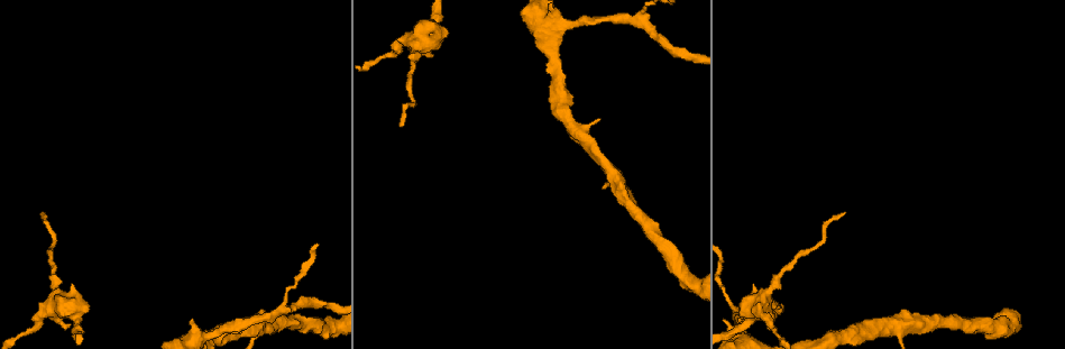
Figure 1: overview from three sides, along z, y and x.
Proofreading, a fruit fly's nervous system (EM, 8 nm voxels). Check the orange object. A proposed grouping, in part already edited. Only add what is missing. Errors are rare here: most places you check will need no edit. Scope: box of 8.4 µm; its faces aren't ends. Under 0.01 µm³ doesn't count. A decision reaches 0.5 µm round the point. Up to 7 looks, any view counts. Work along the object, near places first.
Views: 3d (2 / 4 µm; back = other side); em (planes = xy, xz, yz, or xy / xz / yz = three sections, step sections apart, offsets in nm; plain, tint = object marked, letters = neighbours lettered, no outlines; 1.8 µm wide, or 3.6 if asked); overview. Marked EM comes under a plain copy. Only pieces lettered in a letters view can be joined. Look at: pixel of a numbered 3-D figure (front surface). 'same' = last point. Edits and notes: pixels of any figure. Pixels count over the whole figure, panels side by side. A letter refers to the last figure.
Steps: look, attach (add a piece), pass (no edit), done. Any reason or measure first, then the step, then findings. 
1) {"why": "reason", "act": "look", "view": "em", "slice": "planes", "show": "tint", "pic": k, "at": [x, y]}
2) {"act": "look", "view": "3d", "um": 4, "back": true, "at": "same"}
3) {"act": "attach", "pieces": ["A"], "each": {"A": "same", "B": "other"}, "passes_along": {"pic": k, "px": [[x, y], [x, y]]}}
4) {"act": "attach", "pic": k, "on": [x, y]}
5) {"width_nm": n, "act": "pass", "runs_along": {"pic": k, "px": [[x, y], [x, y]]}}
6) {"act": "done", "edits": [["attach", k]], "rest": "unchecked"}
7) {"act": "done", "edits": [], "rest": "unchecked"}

{"why": "thick turns thin", "act": "look", "view": "em", "um": 3.6, "slice": "yz", "step": 4, "show": "tint", "pic": 1, "at": [782, 272]}

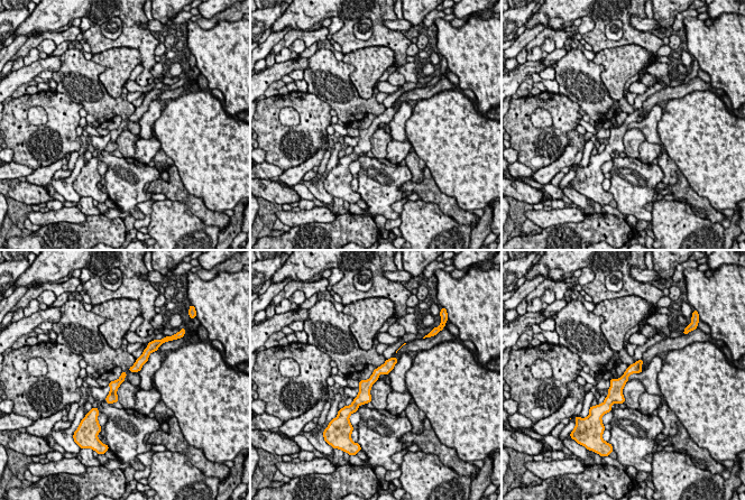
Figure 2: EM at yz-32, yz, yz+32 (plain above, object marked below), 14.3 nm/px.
{"why": "cut it another way", "act": "look", "view": "em", "um": 3.6, "slice": "xz", "step": 8, "show": "letters", "at": "same"}

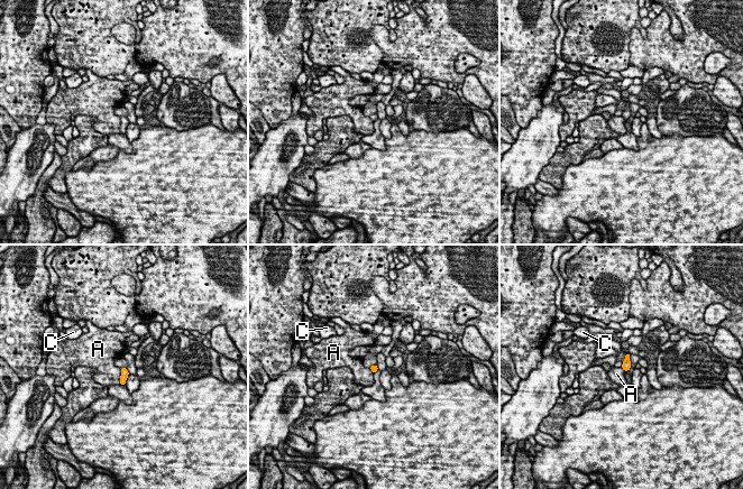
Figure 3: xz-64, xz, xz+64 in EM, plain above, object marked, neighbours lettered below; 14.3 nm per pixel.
{"act": "pass", "each": {"A": "other", "C": "other"}, "border": {"pic": 3, "px": [[119, 368], [120, 384]]}, "found": "none of them fits"}

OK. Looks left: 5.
{"why": "branch stops here", "act": "look", "view": "3d", "um": 4, "pic": 1, "at": [839, 329]}

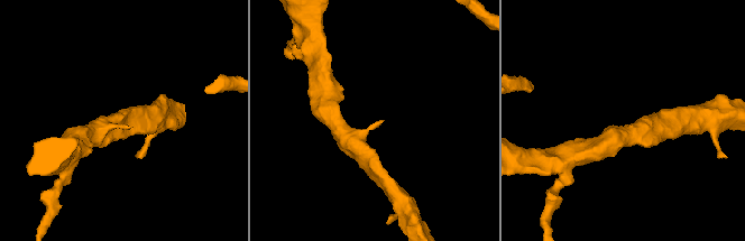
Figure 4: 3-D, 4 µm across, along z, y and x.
{"act": "look", "view": "em", "slice": "planes", "show": "letters", "pic": 4, "at": [380, 120]}

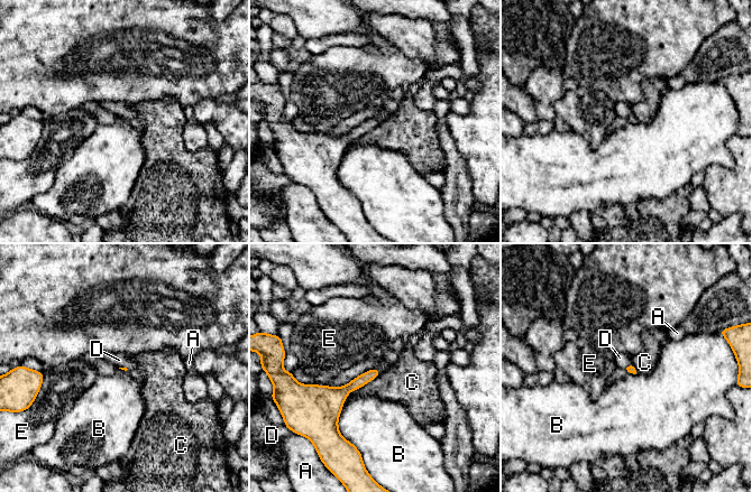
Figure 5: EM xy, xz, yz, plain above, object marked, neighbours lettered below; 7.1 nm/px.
{"act": "pass", "each": {"A": "other", "B": "other", "C": "other", "D": "other", "E": "other"}, "border": {"pic": 5, "px": [[376, 368], [381, 371]]}, "found": "no lettered piece goes on from it"}

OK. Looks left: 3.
{"act": "look", "view": "3d", "um": 2, "pic": 1, "at": [42, 211]}

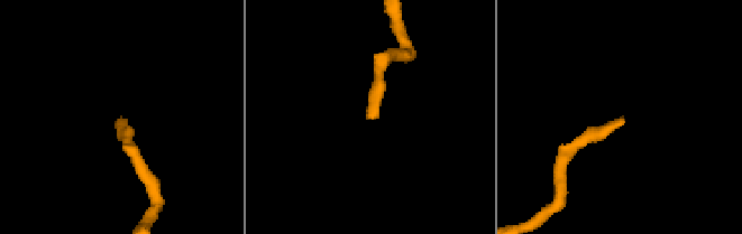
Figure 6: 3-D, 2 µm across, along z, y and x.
{"why": "now the EM", "act": "look", "view": "em", "slice": "planes", "show": "letters", "pic": 6, "at": [368, 118]}

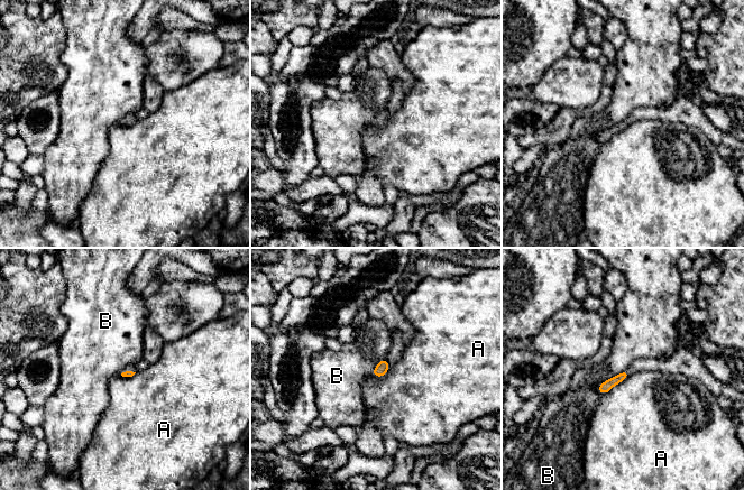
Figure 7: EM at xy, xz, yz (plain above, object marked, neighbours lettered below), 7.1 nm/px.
{"act": "pass", "each": {"A": "other", "B": "other"}, "border": {"pic": 7, "px": [[630, 373], [603, 395]]}, "found": "no lettered piece goes on from it"}

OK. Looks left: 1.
{"act": "done", "edits": [], "rest": "unchecked"}

